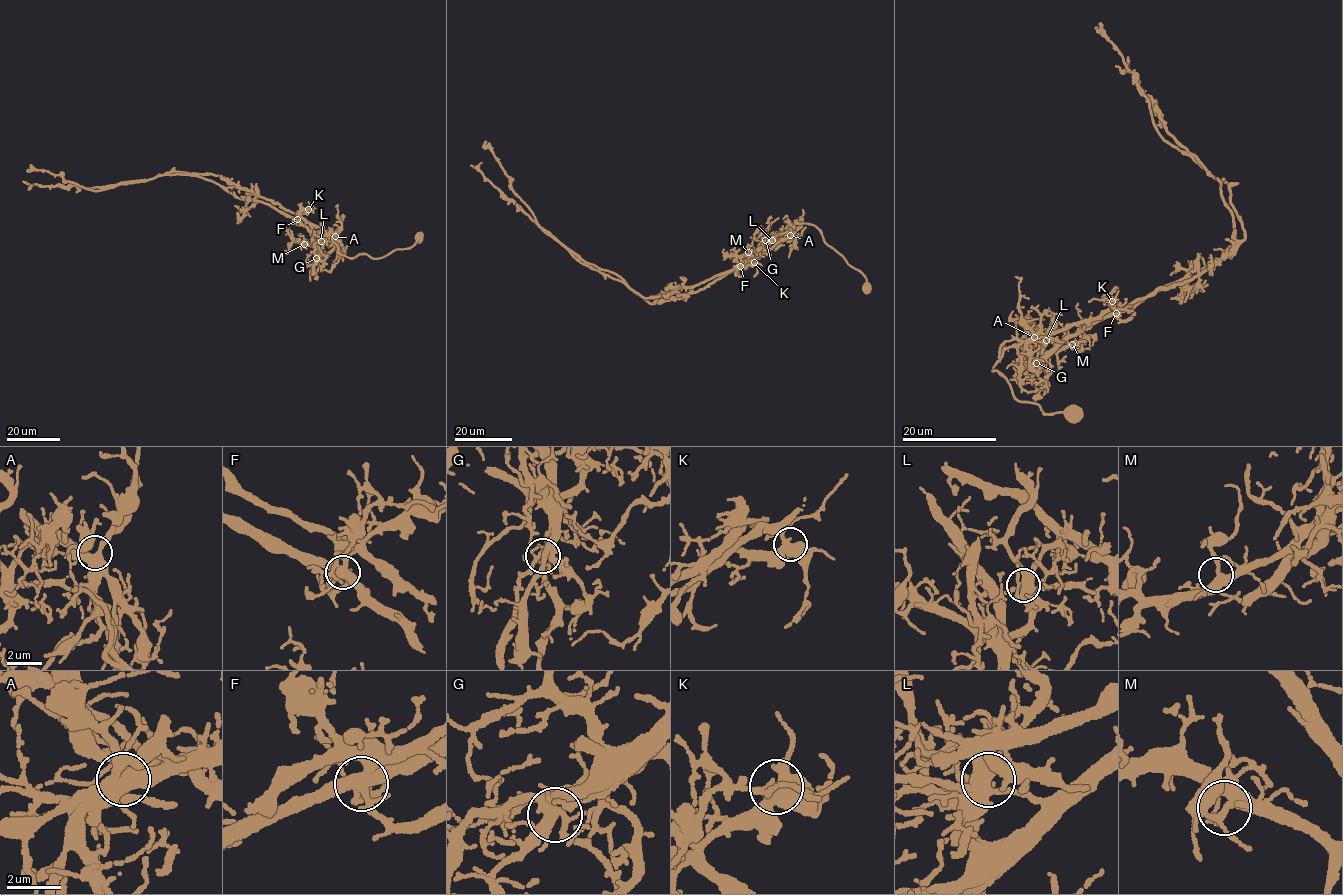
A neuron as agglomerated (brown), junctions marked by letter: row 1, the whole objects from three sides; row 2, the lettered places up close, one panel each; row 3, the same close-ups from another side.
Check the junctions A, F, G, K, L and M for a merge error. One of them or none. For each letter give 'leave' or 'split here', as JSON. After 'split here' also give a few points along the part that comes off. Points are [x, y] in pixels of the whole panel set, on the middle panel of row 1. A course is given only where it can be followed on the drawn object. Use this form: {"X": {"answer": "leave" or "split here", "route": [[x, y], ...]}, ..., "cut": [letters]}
{"A": {"answer": "leave"}, "F": {"answer": "split here", "route": [[740, 266], [696, 285], [641, 297], [620, 277], [581, 260], [546, 233], [470, 165]]}, "G": {"answer": "leave"}, "K": {"answer": "leave"}, "L": {"answer": "leave"}, "M": {"answer": "leave"}, "cut": ["F"]}

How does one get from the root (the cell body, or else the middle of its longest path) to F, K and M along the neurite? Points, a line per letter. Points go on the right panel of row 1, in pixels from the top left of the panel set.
F: (1073, 415), (1044, 413), (1036, 404), (1016, 399), (994, 366), (1007, 347), (1025, 340), (1060, 342), (1115, 314)
K: (1073, 415), (1044, 413), (1036, 404), (1016, 399), (1006, 379), (992, 369), (1007, 347), (1104, 314), (1112, 301)
M: (1073, 415), (1016, 399), (992, 371), (1025, 340), (1054, 350), (1072, 344)

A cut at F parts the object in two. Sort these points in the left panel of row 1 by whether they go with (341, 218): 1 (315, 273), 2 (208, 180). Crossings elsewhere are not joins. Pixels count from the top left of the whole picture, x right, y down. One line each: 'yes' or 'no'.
1: no
2: no

